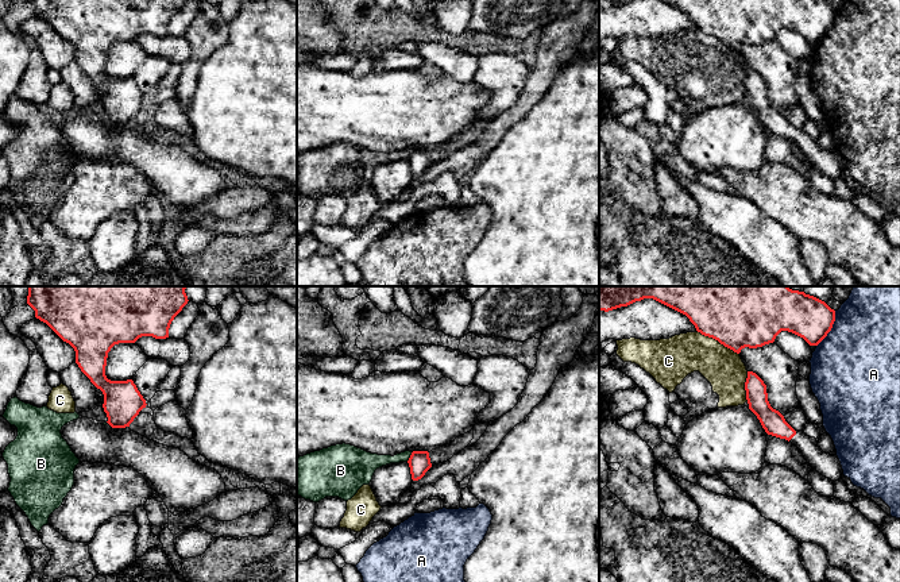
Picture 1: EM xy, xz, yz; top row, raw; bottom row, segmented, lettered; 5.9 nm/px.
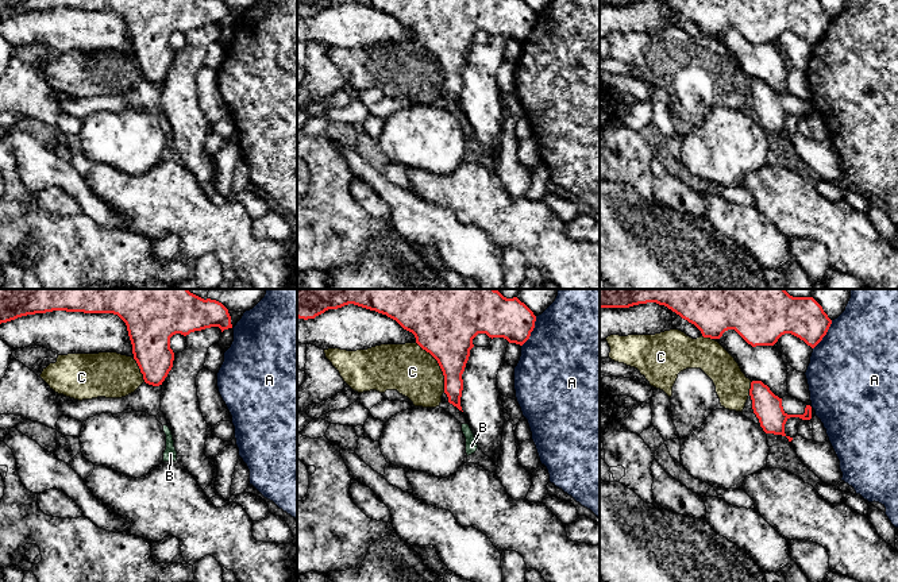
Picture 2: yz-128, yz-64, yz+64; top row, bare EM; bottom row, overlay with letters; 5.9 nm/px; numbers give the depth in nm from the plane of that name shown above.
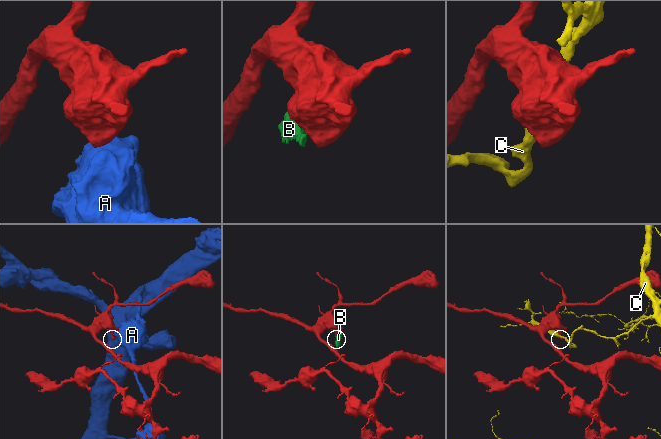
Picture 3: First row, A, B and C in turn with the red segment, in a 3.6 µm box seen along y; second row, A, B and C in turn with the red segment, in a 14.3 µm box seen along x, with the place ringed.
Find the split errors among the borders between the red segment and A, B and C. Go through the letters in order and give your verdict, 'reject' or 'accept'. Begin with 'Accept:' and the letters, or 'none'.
Accept: none
A: reject
B: reject
C: reject

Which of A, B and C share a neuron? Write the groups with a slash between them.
A / B / C

